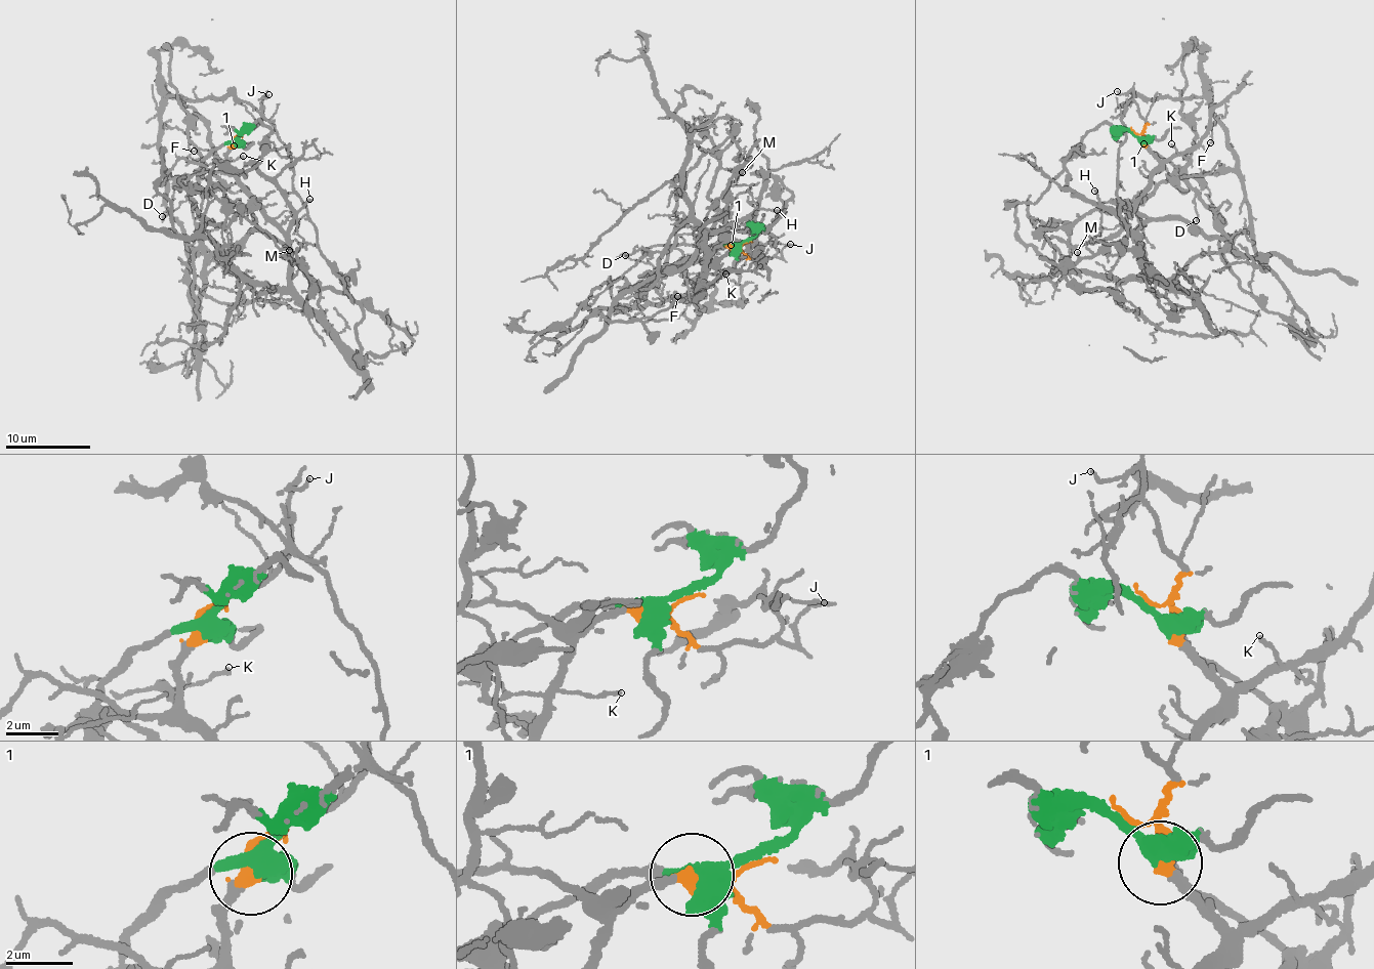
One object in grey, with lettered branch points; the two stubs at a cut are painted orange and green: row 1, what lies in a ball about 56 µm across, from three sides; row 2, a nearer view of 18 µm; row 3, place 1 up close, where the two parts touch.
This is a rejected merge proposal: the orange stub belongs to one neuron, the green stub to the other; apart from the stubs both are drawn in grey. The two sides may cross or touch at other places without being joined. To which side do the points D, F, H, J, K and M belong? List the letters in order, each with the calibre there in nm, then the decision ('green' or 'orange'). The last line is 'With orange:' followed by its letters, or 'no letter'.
D: 120 nm thick; green
F: 100 nm thick; green
H: 190 nm thick; orange
J: 110 nm thick; orange
K: 130 nm thick; orange
M: 160 nm thick; green
With orange: H, J, K

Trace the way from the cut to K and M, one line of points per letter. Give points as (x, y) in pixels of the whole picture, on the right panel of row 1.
K: (1133, 131), (1141, 134), (1146, 146), (1161, 160), (1177, 155), (1171, 143)
M: (1133, 131), (1174, 168), (1119, 230), (1075, 246), (1047, 239), (1066, 262), (1060, 267), (1078, 259), (1077, 252)

